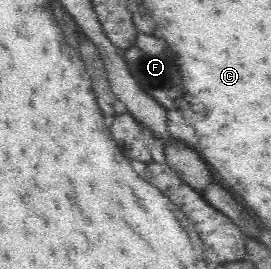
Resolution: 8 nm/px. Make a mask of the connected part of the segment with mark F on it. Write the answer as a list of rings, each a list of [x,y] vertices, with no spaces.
[[[137,33],[134,46],[122,52],[130,71],[146,93],[152,95],[156,101],[169,111],[180,110],[180,112],[184,112],[184,108],[178,106],[178,104],[184,104],[184,100],[182,100],[184,89],[180,84],[182,81],[180,79],[180,70],[176,64],[177,56],[170,52],[170,47],[166,47],[164,40]]]

